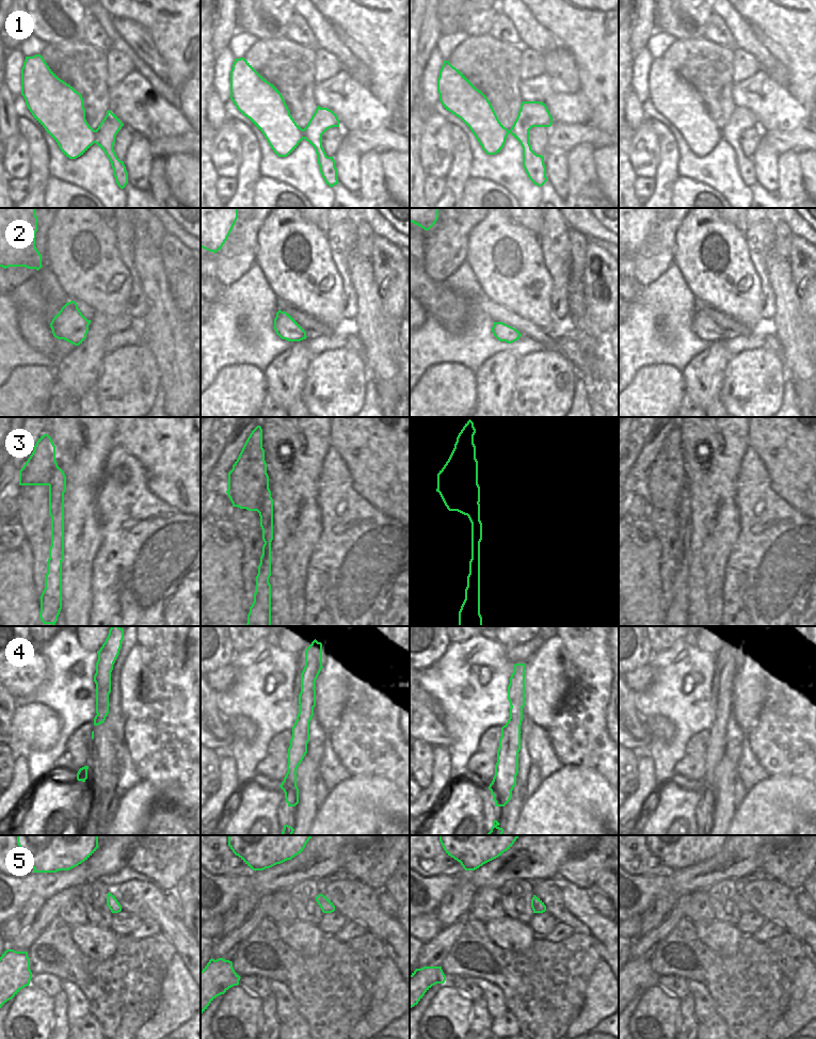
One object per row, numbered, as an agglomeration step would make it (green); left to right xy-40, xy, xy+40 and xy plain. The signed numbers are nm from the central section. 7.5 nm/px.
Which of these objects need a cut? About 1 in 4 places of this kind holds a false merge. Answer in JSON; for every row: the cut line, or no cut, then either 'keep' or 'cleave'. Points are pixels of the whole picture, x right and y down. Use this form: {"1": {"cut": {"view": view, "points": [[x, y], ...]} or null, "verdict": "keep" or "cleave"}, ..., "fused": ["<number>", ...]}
{"1": {"cut": null, "verdict": "keep"}, "2": {"cut": null, "verdict": "keep"}, "3": {"cut": {"view": "xy", "points": [[268, 486], [262, 495], [258, 512]]}, "verdict": "cleave"}, "4": {"cut": {"view": "xy-40", "points": [[110, 682], [102, 684], [100, 708], [96, 713]]}, "verdict": "cleave"}, "5": {"cut": null, "verdict": "keep"}, "fused": ["3", "4"]}

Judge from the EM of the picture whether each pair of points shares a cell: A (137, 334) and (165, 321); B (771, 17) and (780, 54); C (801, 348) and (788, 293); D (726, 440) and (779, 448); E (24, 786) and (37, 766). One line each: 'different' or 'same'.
A: different
B: different
C: same
D: different
E: different

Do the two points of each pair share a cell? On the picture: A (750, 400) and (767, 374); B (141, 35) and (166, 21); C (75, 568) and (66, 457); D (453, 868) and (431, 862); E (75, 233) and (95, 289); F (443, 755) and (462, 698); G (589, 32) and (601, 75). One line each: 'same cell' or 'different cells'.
A: same cell
B: different cells
C: same cell
D: same cell
E: same cell
F: different cells
G: same cell

